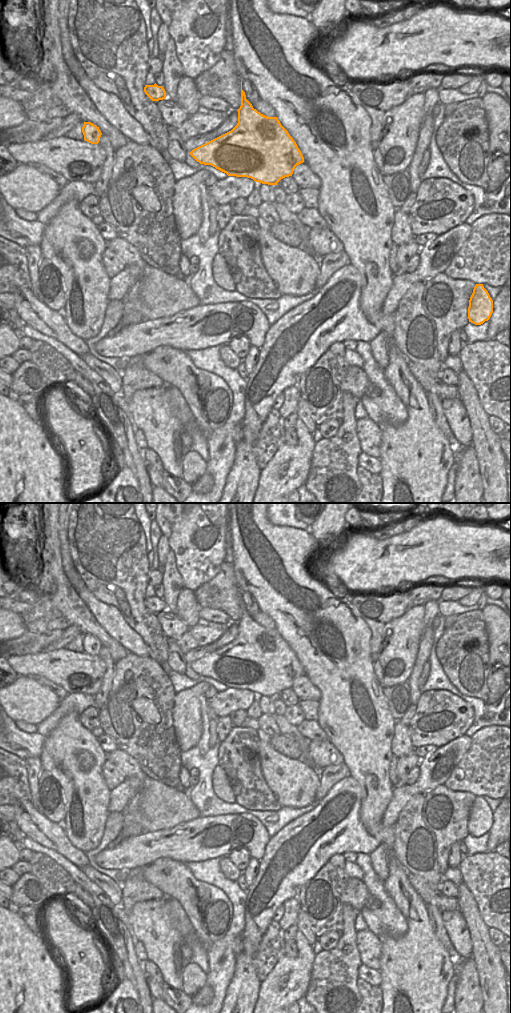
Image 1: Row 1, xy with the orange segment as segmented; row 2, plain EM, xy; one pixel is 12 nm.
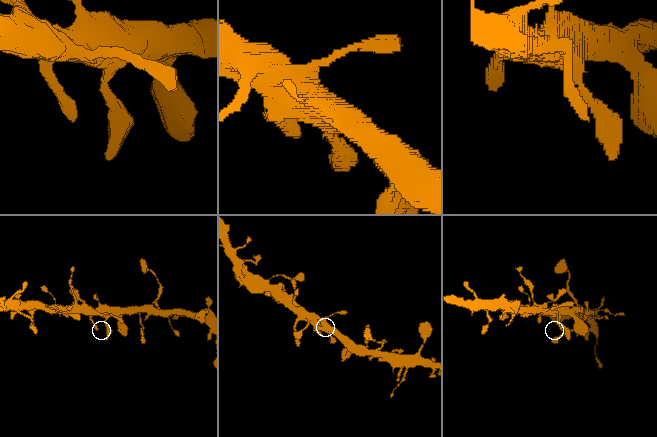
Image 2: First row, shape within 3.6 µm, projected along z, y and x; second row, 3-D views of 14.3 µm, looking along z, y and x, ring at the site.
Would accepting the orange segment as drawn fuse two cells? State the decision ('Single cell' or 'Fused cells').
Single cell.

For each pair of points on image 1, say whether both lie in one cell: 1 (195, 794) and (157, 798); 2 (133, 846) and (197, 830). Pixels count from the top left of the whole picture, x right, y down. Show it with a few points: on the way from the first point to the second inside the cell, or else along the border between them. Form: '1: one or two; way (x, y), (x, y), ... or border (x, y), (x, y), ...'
1: two; border (187, 793), (200, 816)
2: one; way (149, 846), (164, 843), (181, 843)

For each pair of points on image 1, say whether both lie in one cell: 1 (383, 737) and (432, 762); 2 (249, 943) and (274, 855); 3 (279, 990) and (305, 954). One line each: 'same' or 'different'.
1: different
2: same
3: same

